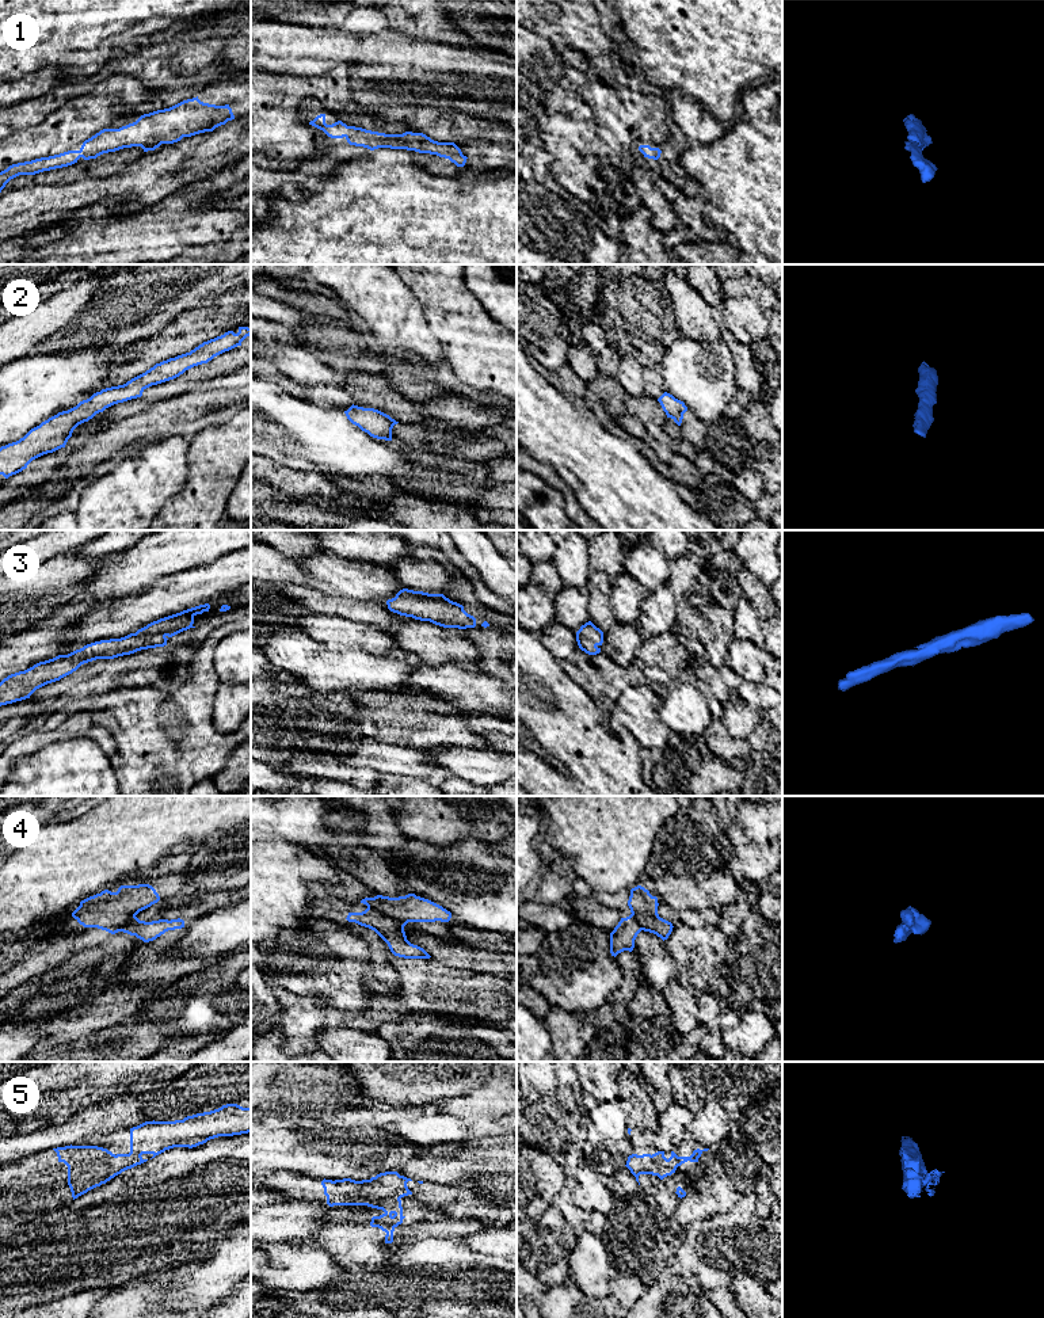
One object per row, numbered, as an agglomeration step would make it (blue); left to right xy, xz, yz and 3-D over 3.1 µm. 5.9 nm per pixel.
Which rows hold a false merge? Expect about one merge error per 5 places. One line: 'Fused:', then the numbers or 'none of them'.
Fused: 4

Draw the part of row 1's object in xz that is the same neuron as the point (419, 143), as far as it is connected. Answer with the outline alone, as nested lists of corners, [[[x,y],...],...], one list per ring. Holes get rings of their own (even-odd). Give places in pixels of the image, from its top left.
[[[325,114],[317,115],[309,125],[323,130],[331,138],[344,137],[350,145],[363,146],[370,151],[390,148],[430,153],[449,159],[457,167],[464,167],[468,159],[454,142],[438,142],[423,133],[405,132],[403,134],[385,134],[362,127],[347,126],[342,121],[327,125]]]

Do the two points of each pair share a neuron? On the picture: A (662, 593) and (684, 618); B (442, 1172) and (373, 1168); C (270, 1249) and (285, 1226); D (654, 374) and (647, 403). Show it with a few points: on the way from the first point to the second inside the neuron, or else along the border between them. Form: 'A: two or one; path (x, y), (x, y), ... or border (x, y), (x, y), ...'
A: two; border (679, 609), (675, 631)
B: two; border (404, 1164), (393, 1170)
C: two; border (271, 1241), (304, 1242)
D: two; border (644, 392), (656, 400)

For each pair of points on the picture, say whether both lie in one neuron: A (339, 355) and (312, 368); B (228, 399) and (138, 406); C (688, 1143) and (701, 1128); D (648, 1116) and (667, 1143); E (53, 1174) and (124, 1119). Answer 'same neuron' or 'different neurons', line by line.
A: different neurons
B: different neurons
C: different neurons
D: different neurons
E: different neurons

